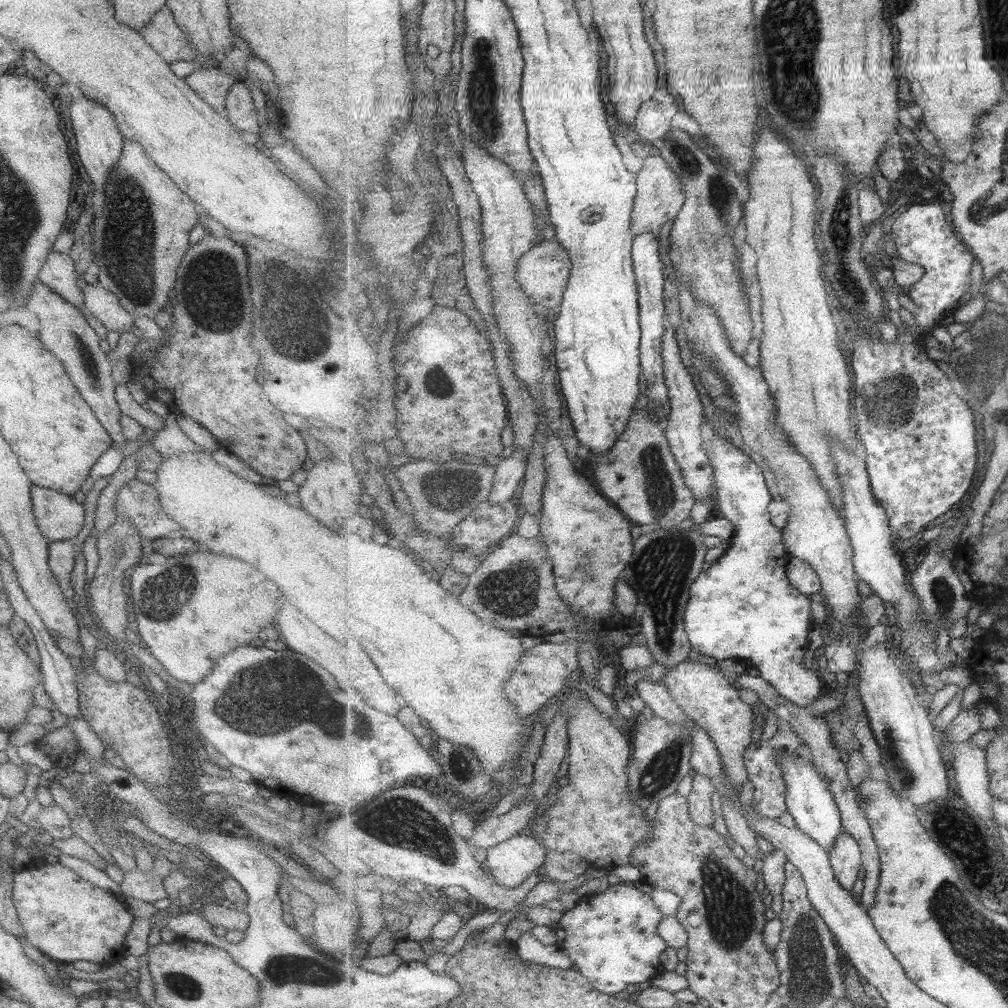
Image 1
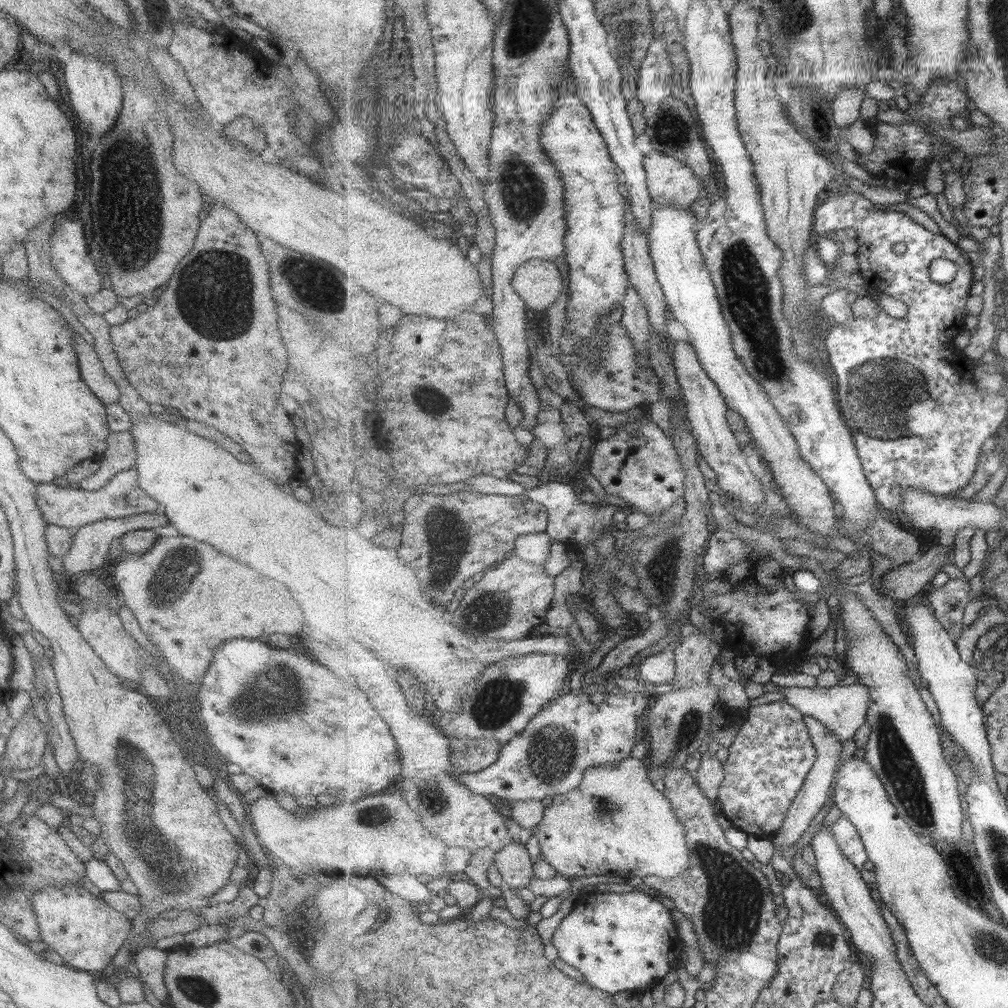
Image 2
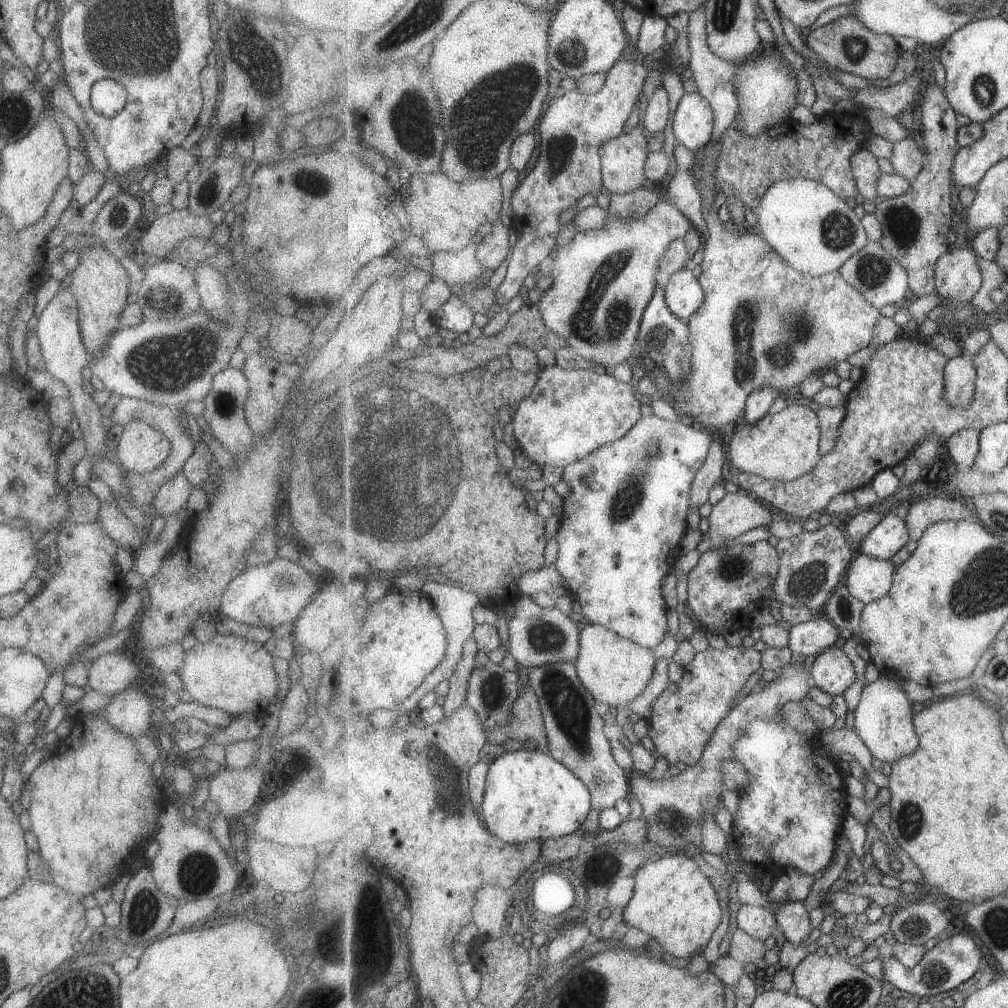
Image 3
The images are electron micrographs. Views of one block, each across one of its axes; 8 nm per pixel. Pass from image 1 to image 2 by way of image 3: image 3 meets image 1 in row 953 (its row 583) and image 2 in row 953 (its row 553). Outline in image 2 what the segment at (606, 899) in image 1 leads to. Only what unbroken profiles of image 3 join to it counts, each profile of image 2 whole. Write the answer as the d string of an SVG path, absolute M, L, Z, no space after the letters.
M645 889L628 893L582 892L575 910L563 920L554 936L554 945L563 963L578 968L587 983L609 995L625 990L647 990L681 965L679 955L684 942L671 918L671 909L649 896Z

